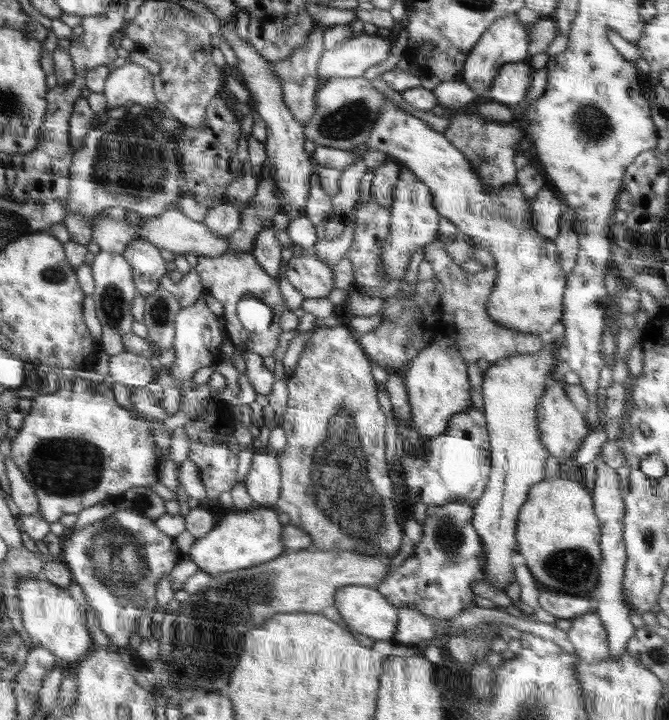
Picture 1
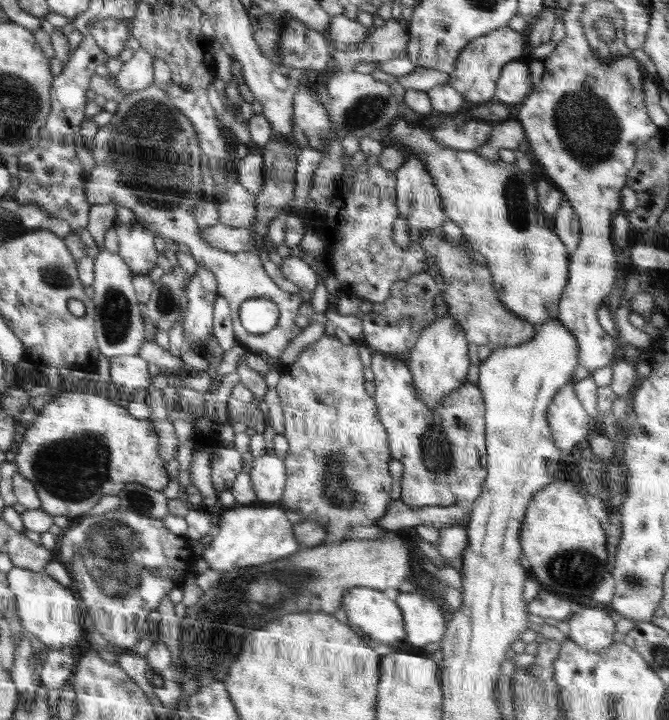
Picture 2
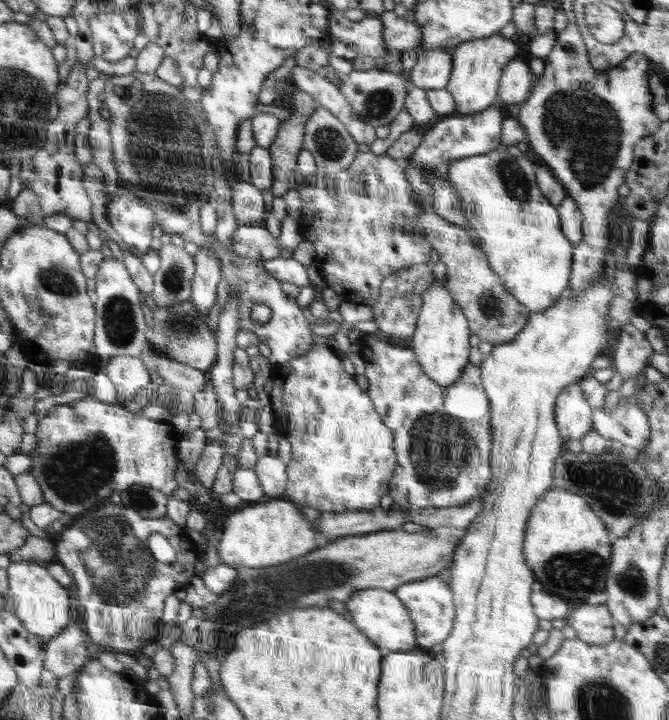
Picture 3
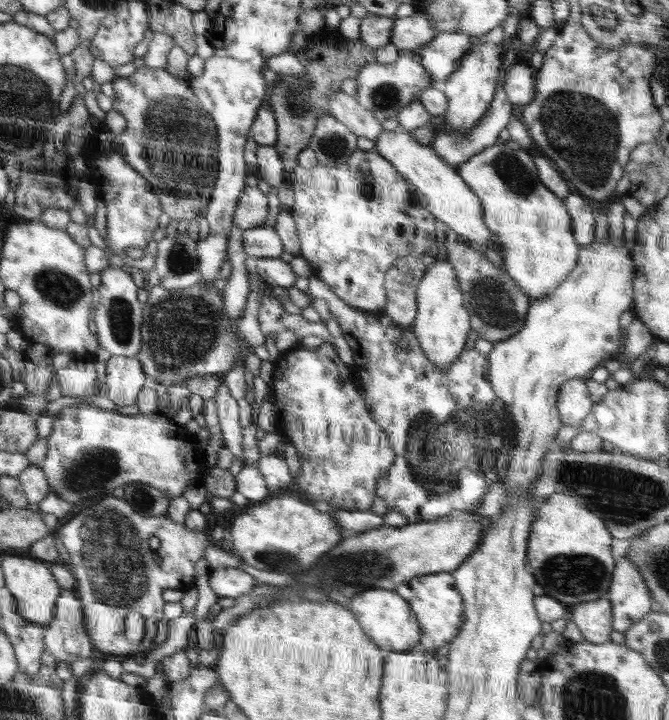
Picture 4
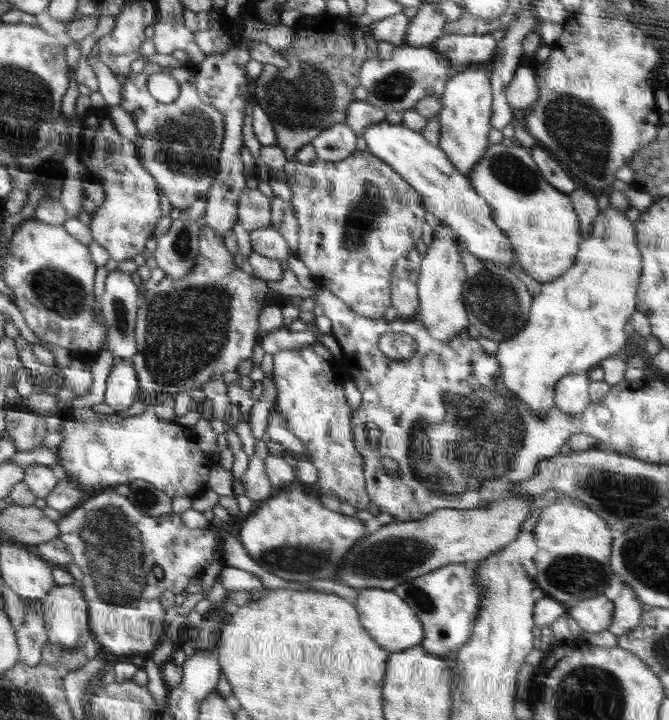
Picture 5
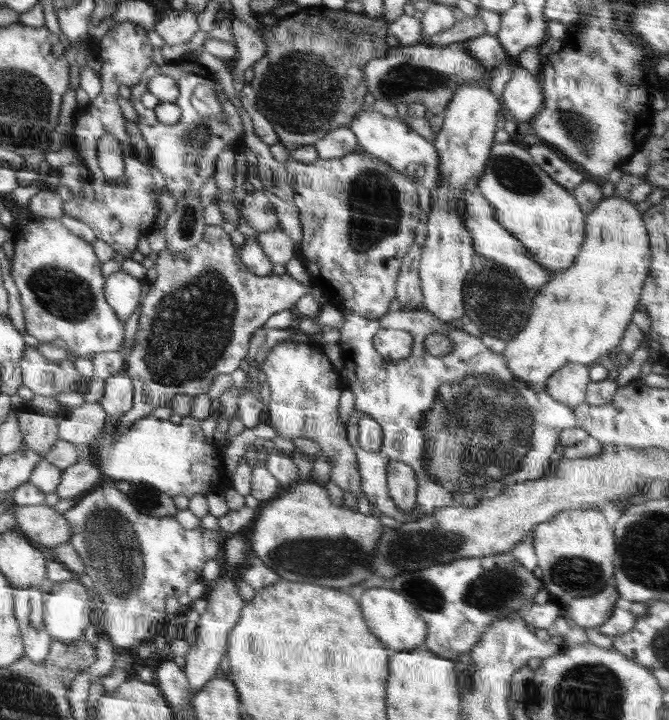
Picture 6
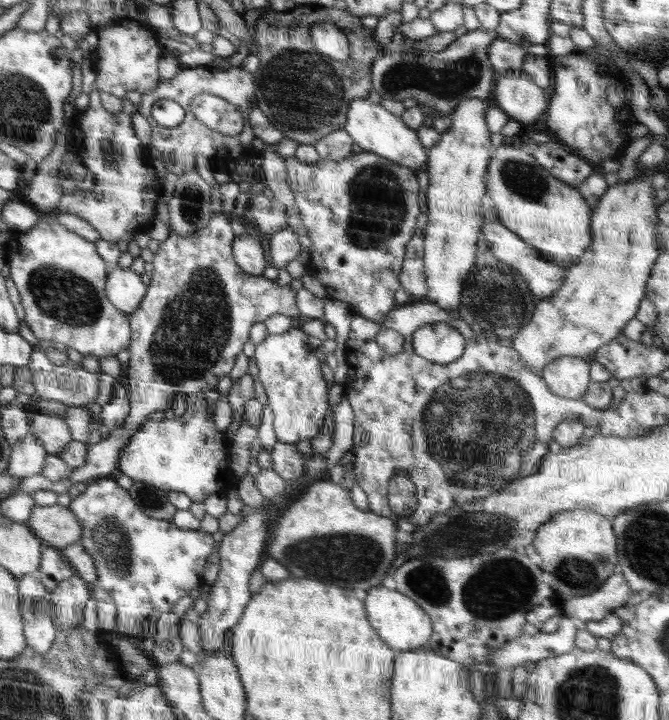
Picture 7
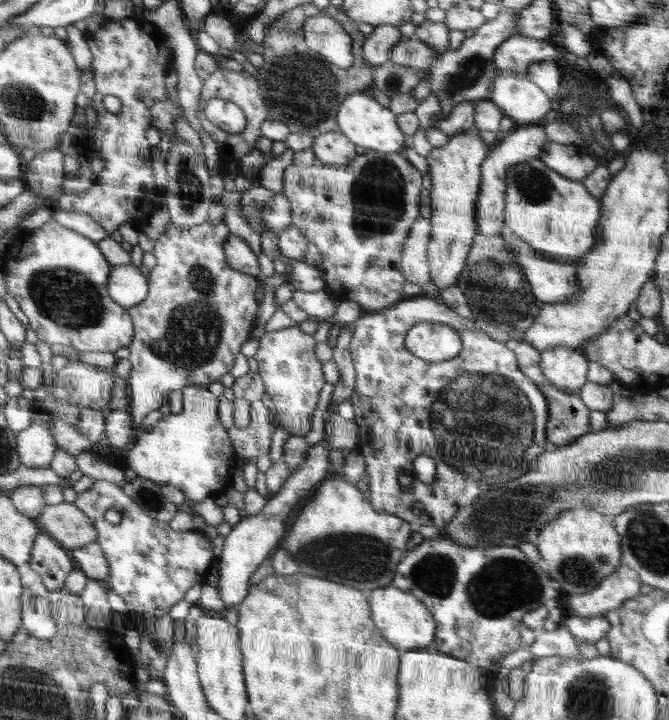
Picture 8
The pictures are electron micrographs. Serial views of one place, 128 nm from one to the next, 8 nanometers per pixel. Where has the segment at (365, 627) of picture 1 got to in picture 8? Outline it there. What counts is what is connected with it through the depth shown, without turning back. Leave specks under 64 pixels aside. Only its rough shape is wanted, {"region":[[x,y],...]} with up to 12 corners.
{"region":[[390,584],[368,604],[382,637],[400,652],[432,646],[428,608]]}

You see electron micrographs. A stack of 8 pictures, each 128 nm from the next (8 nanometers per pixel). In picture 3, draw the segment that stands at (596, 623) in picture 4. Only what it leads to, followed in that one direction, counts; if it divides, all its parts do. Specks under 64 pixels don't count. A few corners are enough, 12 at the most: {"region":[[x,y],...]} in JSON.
{"region":[[582,604],[566,616],[578,639],[615,639],[606,604]]}

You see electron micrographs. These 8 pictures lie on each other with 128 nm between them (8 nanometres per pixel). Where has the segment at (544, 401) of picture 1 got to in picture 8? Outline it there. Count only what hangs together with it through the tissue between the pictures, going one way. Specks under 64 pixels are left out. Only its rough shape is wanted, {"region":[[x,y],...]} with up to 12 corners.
{"region":[[566,347],[541,352],[545,380],[579,396],[589,360]]}

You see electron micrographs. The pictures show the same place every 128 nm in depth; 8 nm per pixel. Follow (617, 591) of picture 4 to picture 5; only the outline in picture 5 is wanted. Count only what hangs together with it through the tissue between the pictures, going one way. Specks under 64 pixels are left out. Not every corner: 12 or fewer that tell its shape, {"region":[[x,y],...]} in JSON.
{"region":[[626,583],[608,631],[625,635],[640,622],[642,603]]}

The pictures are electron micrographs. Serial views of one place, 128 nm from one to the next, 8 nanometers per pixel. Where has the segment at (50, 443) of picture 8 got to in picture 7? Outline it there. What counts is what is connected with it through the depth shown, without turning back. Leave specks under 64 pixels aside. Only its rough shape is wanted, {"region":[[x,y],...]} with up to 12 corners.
{"region":[[28,434],[11,446],[10,478],[41,474],[49,455]]}

